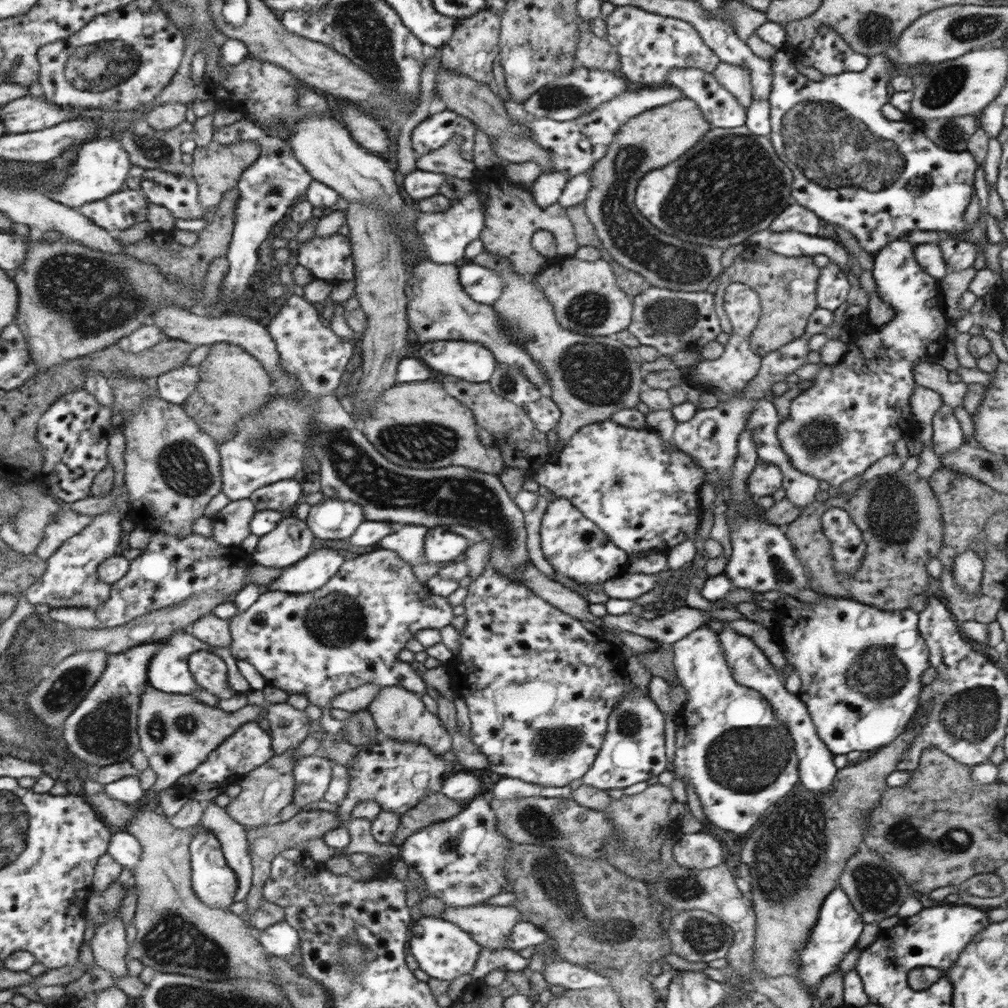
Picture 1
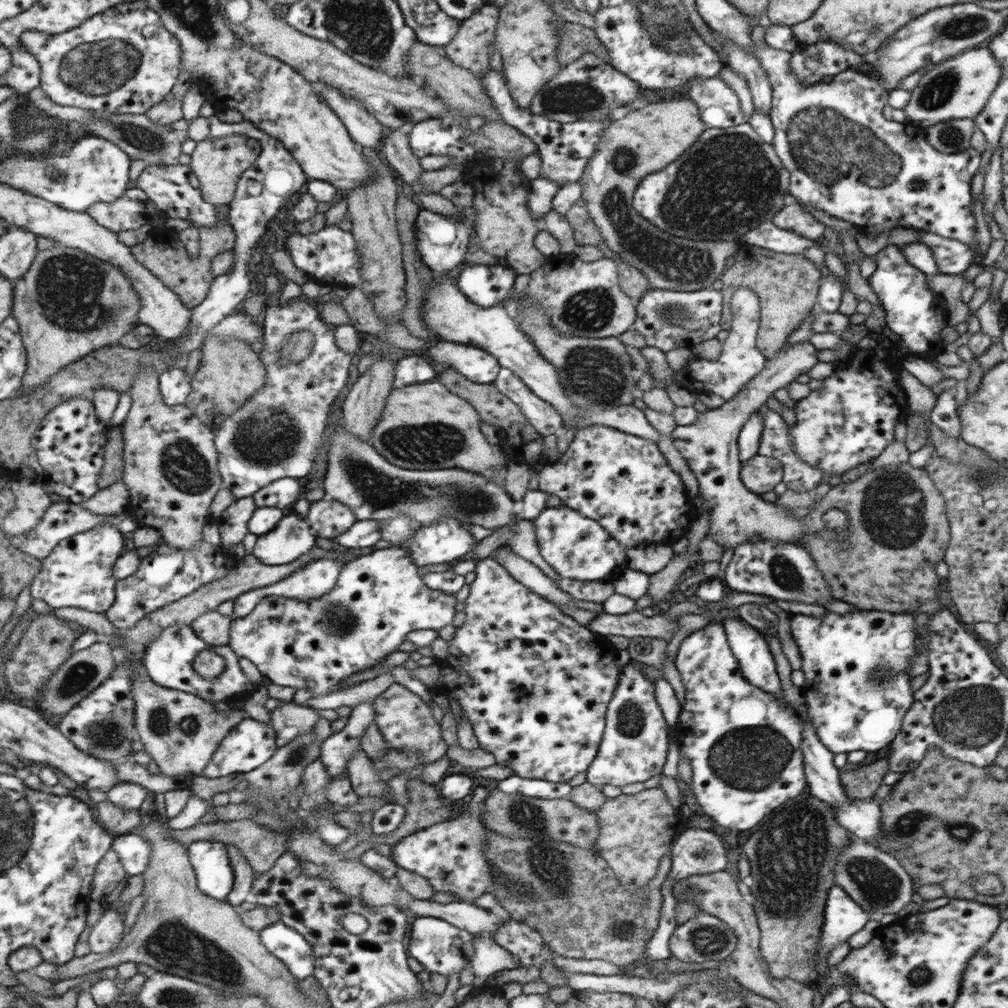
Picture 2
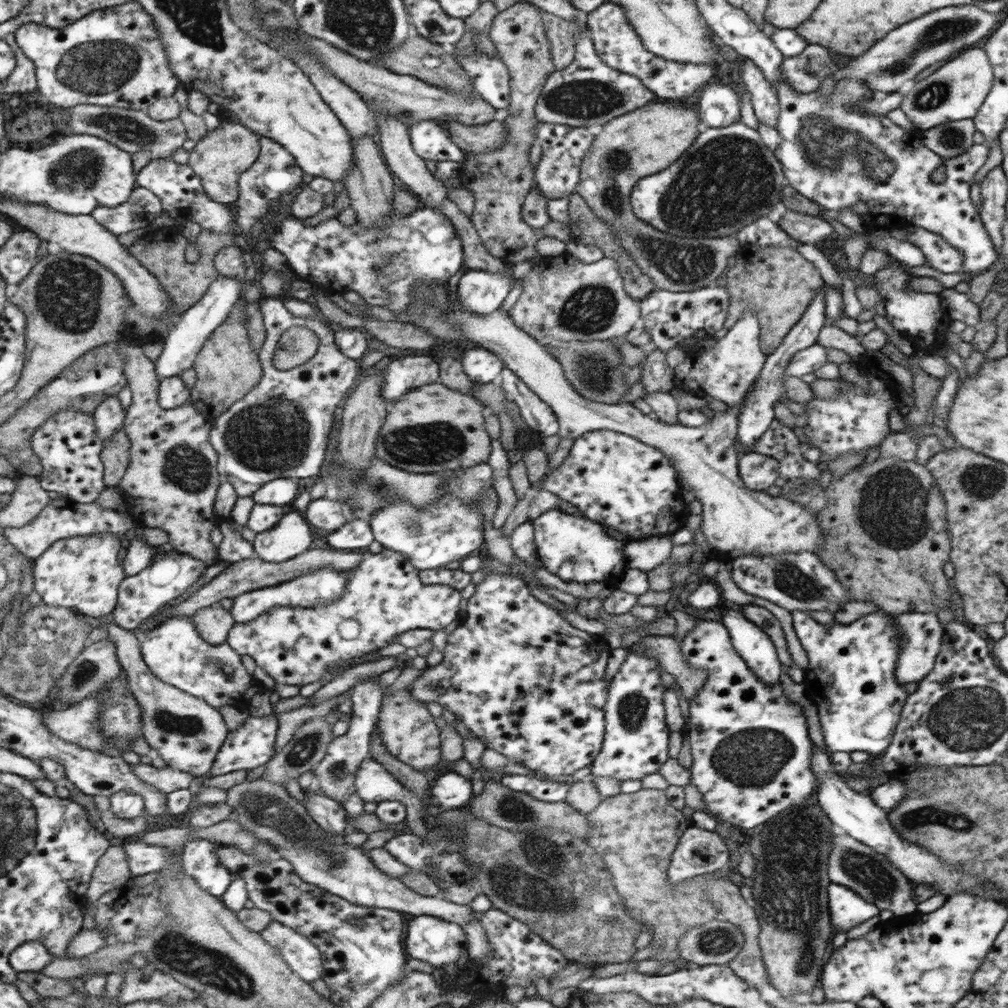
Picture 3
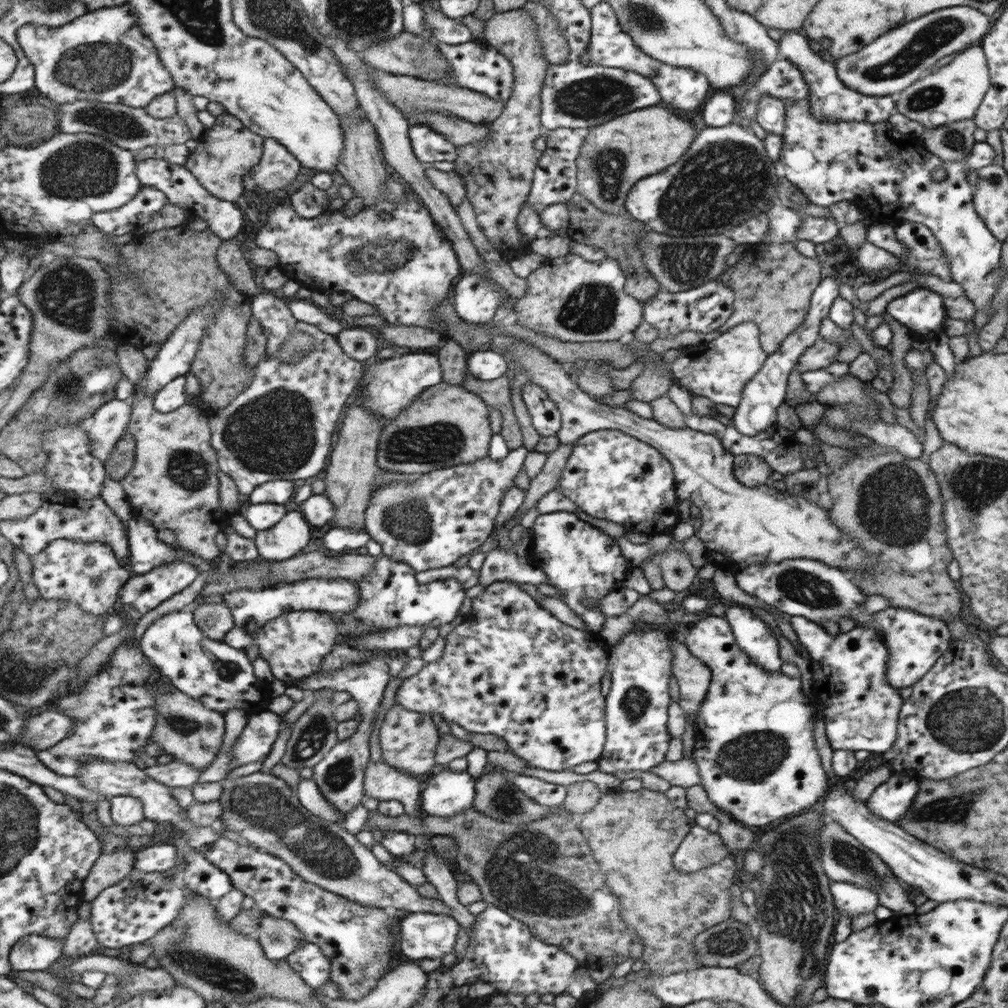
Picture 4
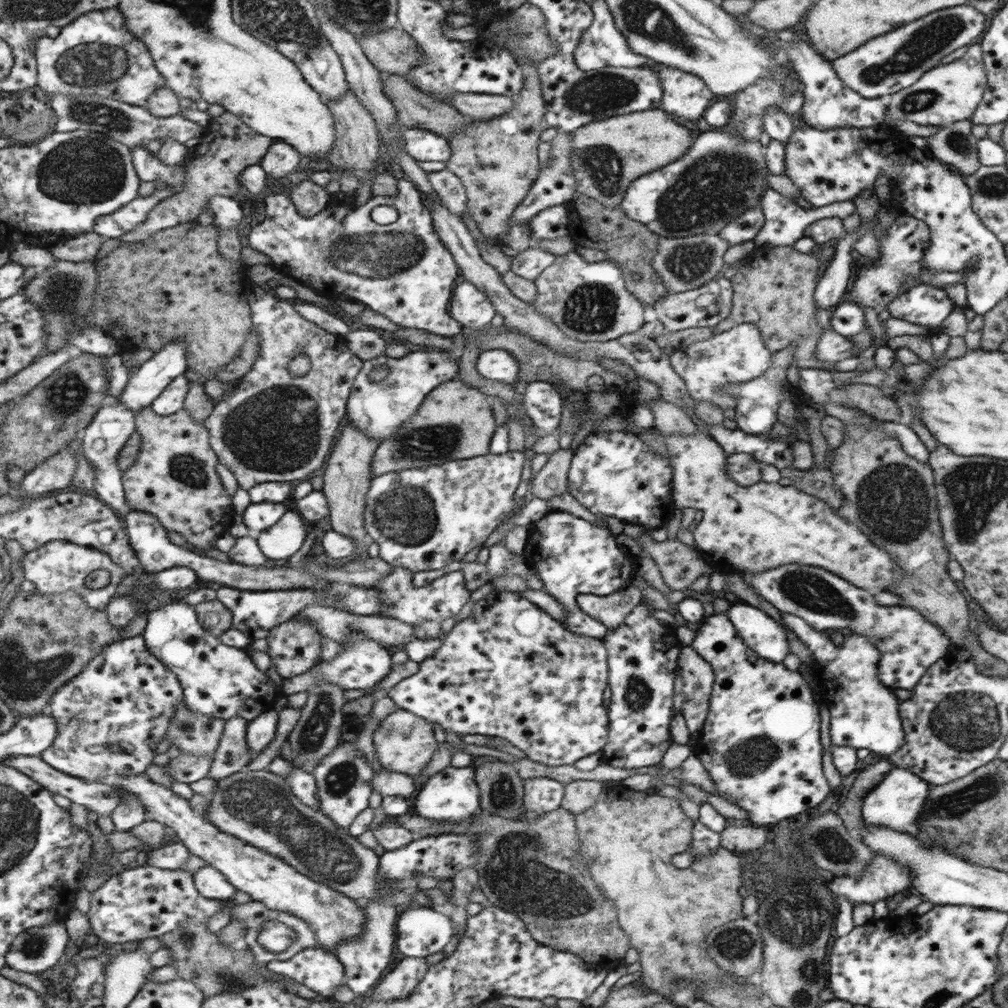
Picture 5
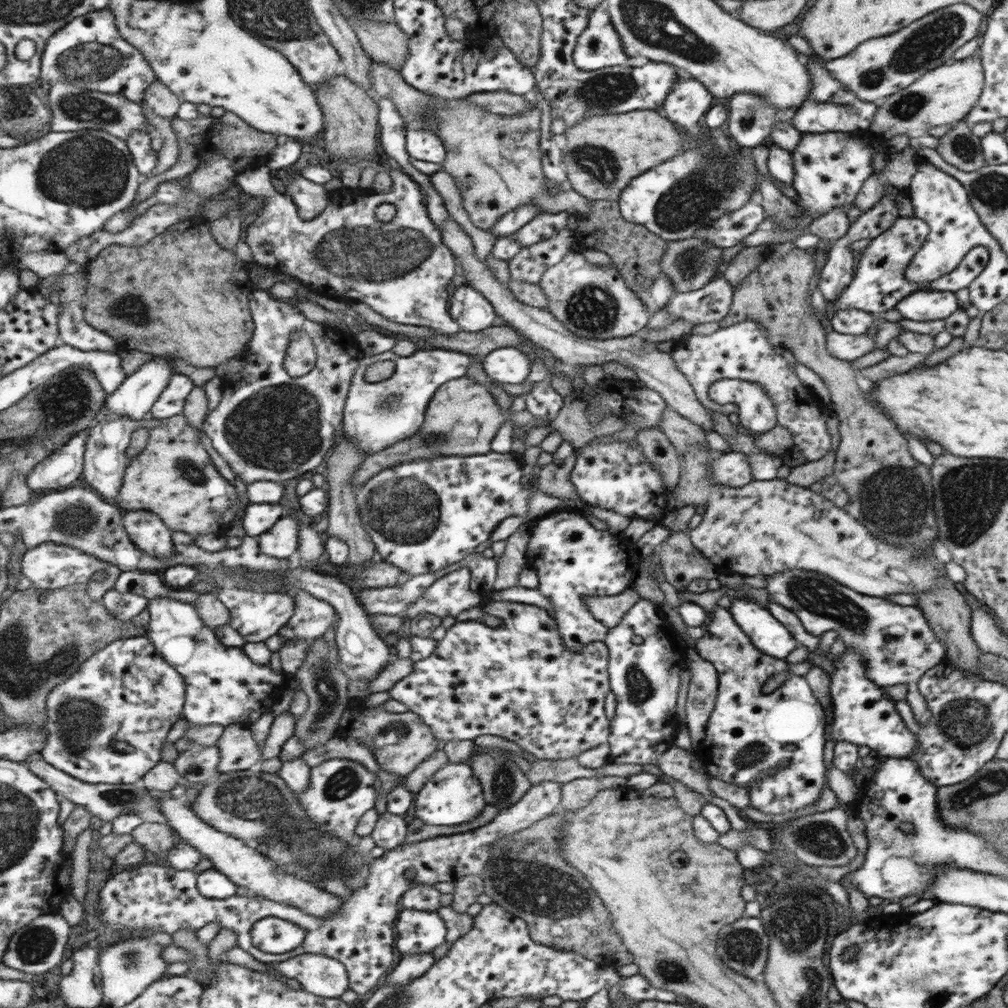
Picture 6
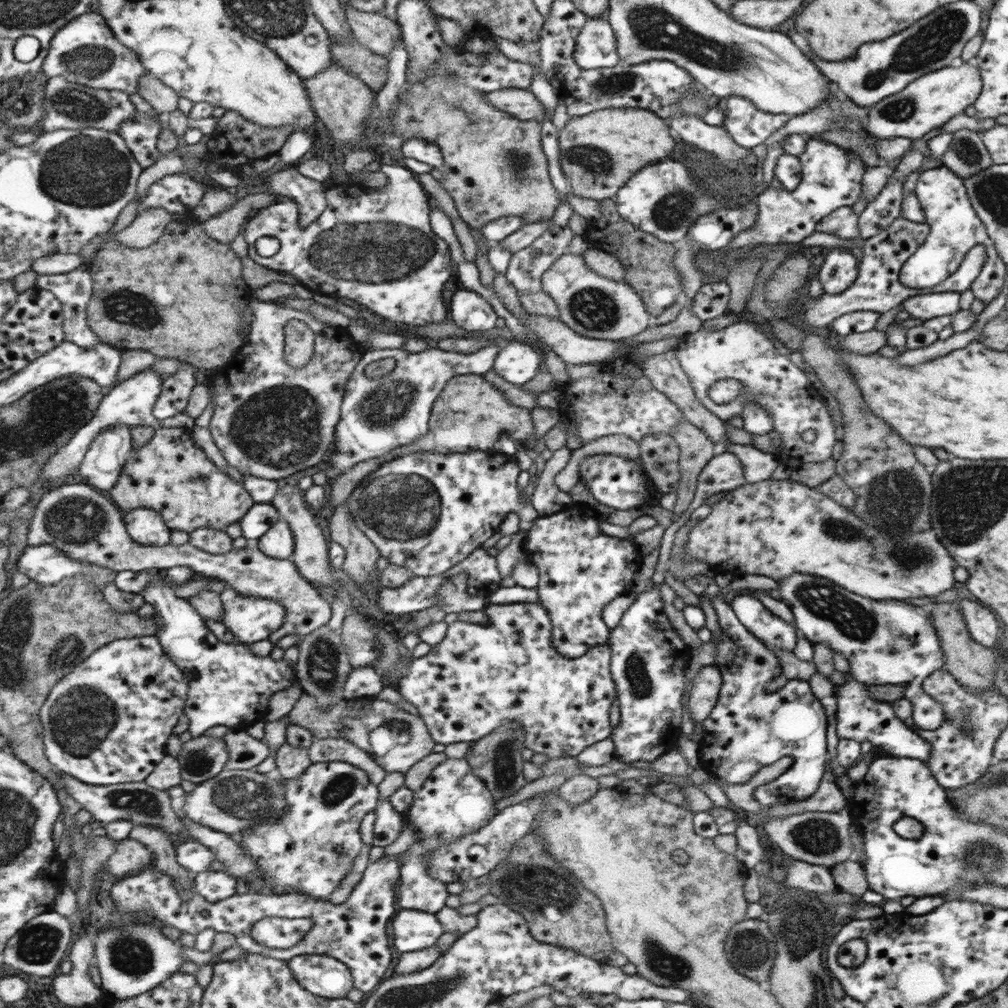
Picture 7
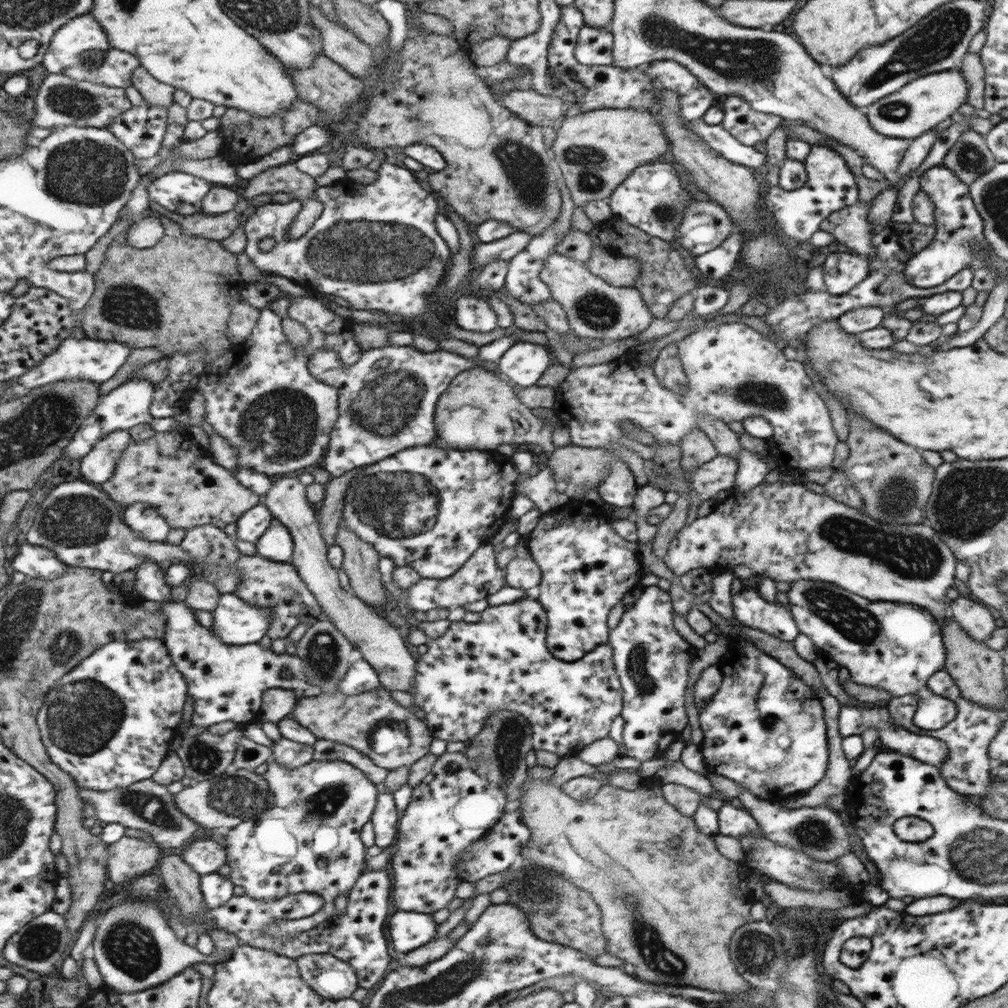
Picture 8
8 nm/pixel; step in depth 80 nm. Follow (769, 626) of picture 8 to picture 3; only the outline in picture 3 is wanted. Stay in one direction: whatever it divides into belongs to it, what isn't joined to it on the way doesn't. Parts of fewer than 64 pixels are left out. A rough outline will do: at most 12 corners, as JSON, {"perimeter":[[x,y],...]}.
{"perimeter":[[737,610],[720,622],[734,651],[767,685],[779,664],[767,634]]}

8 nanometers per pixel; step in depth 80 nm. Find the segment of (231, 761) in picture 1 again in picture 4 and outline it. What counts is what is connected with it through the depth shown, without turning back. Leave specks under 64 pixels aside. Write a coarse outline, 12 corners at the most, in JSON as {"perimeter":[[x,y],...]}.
{"perimeter":[[269,710],[247,717],[232,754],[237,768],[273,750],[284,718]]}

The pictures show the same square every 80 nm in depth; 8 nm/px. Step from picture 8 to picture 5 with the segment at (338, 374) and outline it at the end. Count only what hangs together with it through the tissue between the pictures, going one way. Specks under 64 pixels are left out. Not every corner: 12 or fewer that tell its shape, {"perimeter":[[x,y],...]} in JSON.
{"perimeter":[[439,351],[365,361],[347,421],[381,444],[459,360]]}

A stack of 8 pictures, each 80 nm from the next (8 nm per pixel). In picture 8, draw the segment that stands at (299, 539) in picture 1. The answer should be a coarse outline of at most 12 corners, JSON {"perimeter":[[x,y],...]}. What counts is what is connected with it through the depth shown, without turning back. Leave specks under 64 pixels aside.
{"perimeter":[[275,518],[256,542],[258,554],[291,563],[294,538]]}

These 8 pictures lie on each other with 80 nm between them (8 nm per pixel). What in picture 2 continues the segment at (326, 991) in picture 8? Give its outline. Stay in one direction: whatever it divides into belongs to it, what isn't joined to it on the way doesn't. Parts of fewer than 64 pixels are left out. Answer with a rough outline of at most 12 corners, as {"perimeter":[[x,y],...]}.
{"perimeter":[[280,920],[259,933],[297,979],[314,976],[313,949]]}

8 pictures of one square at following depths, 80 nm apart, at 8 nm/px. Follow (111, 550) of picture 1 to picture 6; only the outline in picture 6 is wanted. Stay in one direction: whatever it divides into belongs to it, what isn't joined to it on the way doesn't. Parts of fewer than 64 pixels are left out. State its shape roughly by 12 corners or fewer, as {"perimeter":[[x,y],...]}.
{"perimeter":[[63,544],[28,549],[22,574],[49,591],[89,582],[89,599],[104,603],[123,571]]}

